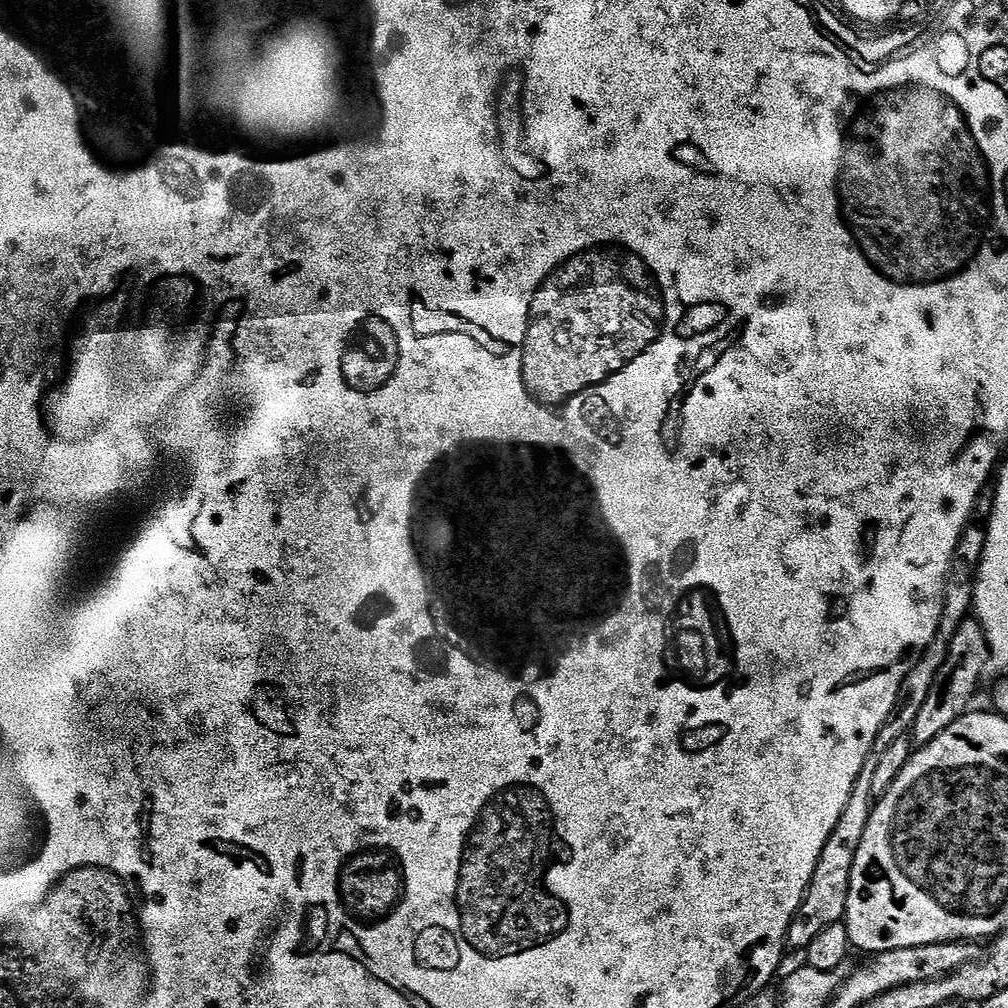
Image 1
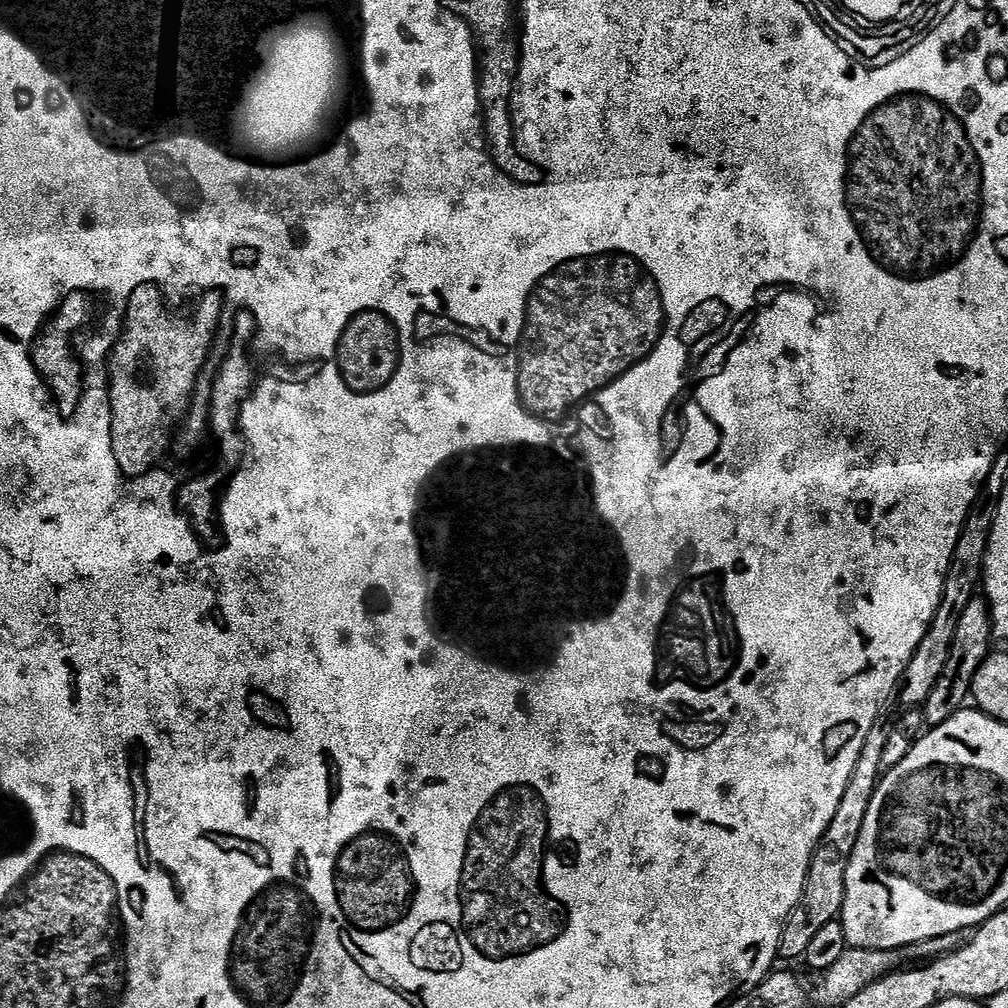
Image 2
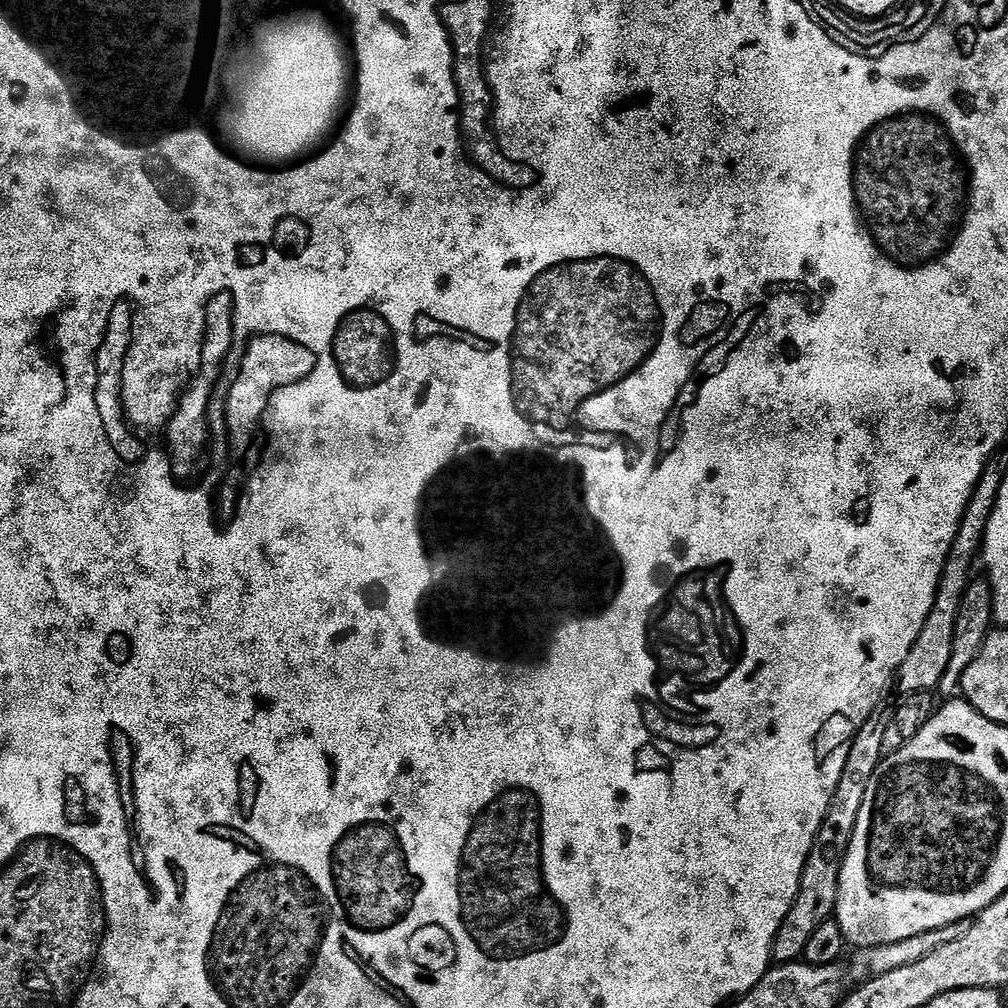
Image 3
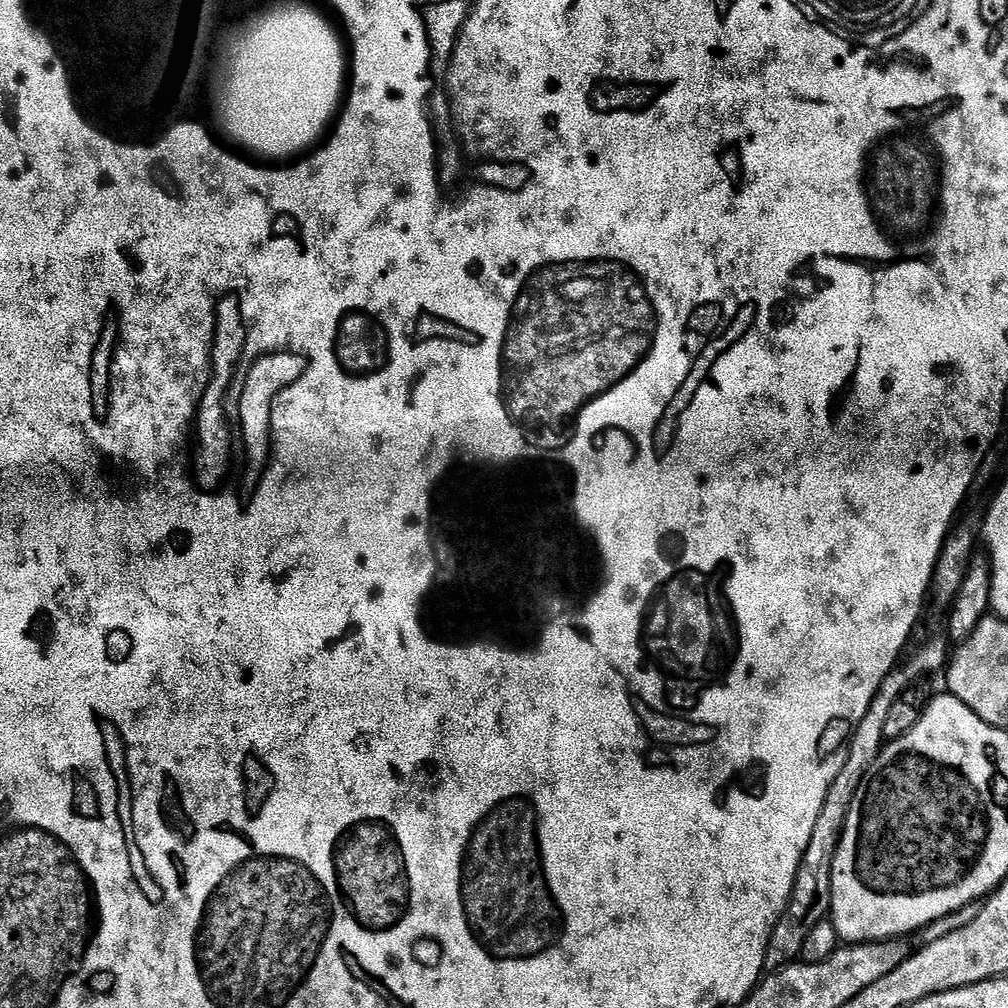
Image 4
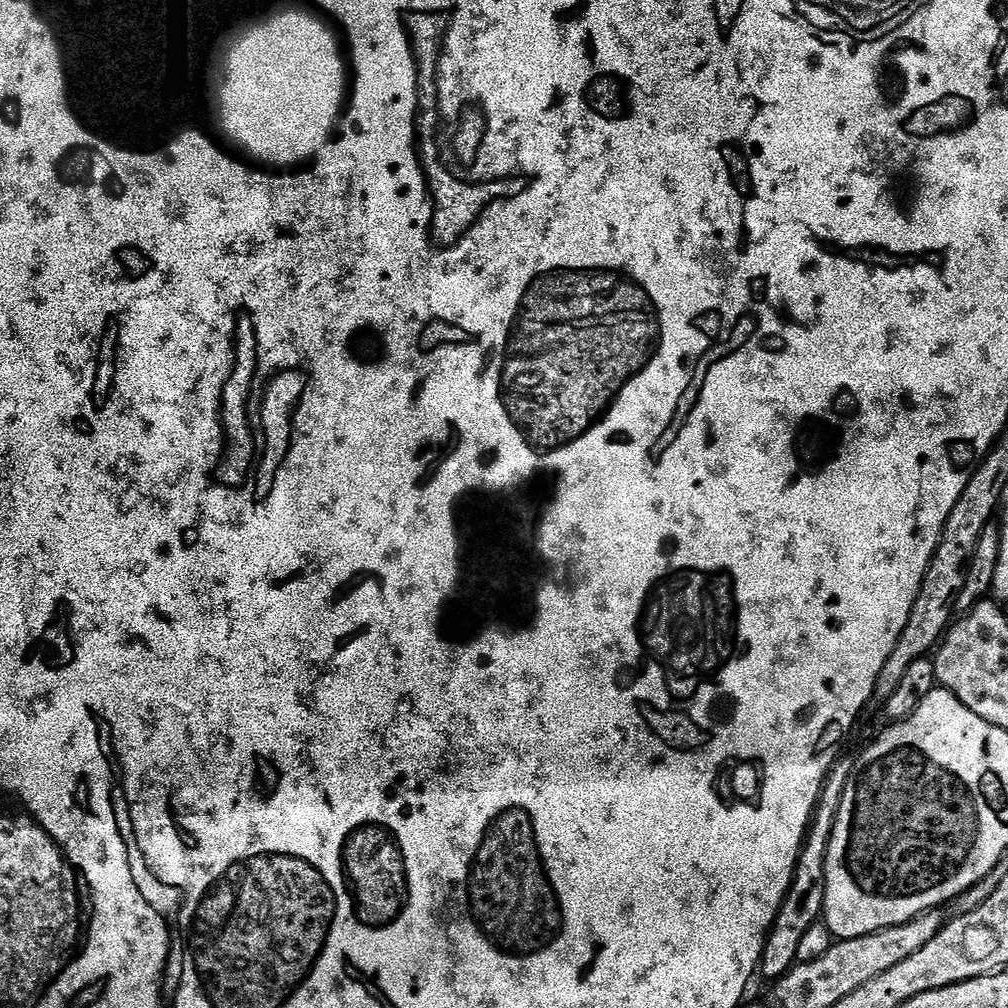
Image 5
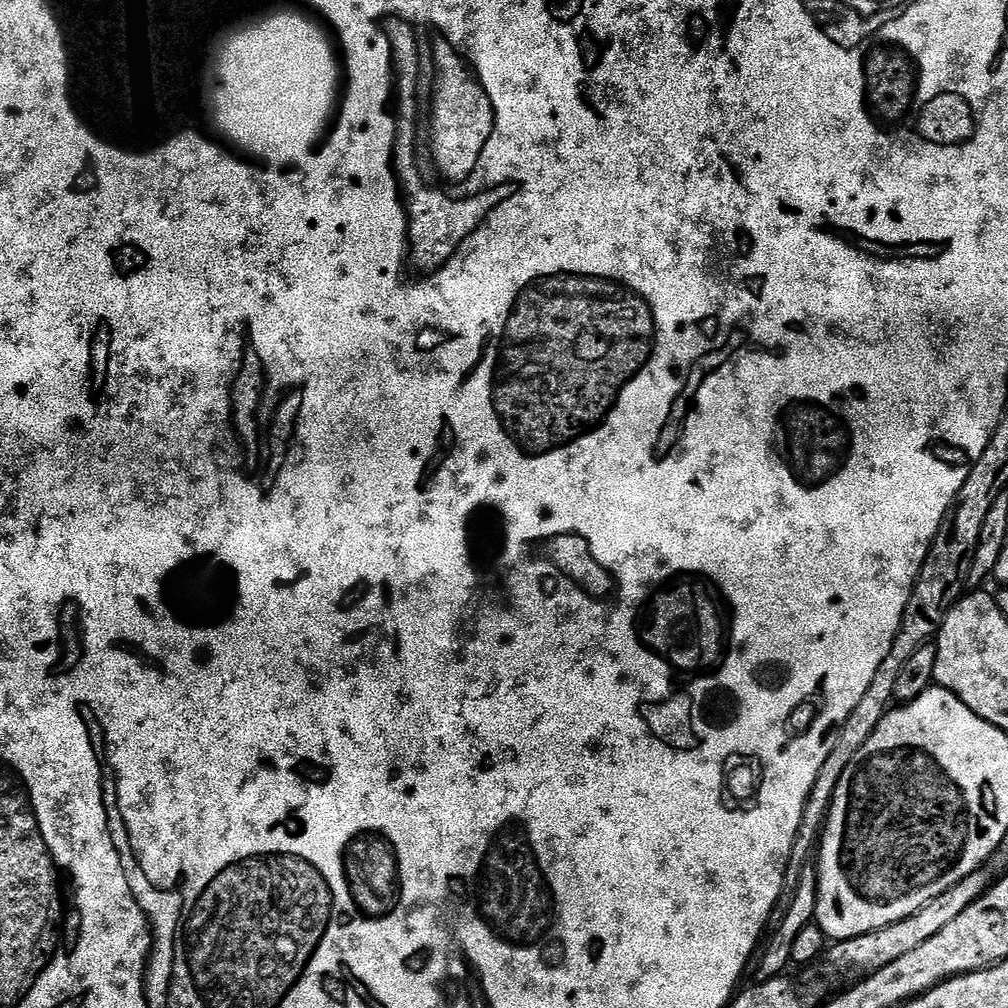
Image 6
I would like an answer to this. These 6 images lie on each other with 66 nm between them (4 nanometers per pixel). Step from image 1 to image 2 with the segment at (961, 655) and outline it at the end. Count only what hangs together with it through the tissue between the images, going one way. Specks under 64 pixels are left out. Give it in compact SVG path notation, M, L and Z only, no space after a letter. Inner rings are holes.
M983 595L975 596L968 605L962 618L958 618L958 627L954 630L954 642L950 642L950 658L946 658L946 667L938 682L934 682L934 690L930 690L930 698L926 698L923 706L925 725L935 726L946 722L956 712L965 707L964 699L972 695L972 683L979 668L993 651L994 633L992 631L992 607Z

